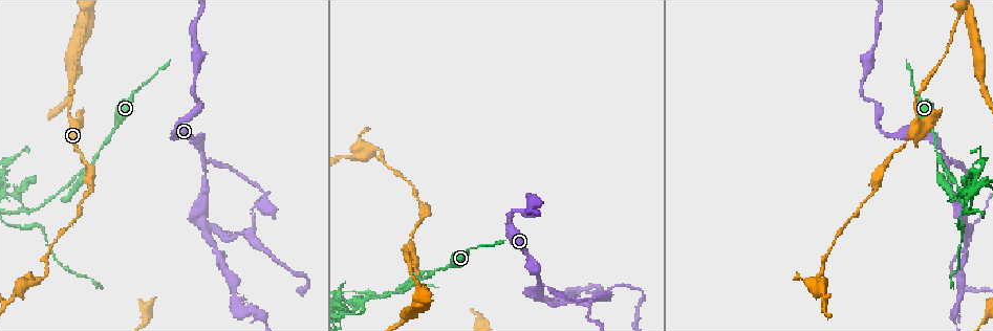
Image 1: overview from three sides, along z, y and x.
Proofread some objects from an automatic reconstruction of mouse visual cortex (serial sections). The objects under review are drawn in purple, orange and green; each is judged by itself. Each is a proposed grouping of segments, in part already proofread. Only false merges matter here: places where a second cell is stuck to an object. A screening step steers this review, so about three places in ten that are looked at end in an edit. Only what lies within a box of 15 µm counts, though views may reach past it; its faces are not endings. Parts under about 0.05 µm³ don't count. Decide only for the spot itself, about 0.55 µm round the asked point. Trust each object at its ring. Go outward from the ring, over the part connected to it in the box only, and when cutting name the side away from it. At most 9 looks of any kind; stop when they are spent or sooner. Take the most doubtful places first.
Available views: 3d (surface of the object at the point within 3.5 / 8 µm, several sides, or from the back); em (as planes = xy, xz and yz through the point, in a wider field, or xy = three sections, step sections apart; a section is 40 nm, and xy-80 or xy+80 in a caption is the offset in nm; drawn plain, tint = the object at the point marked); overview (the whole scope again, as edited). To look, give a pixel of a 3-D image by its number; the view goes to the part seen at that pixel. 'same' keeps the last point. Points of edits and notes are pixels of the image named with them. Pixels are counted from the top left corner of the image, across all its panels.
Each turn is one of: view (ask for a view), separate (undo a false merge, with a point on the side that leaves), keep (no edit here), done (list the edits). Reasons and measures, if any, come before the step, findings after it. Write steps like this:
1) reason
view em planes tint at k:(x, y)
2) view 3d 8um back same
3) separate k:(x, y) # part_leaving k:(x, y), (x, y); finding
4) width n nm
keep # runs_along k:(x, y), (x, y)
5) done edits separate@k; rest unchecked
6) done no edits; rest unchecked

thin arm on a thick one
view 3d 3.5um at 1:(8, 303)

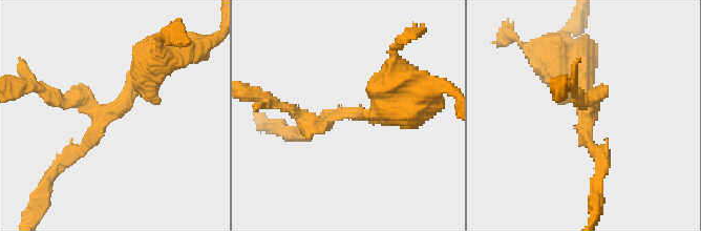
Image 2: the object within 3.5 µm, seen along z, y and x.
view em planes tint at 2:(112, 114)

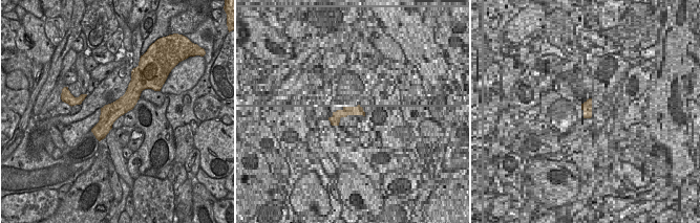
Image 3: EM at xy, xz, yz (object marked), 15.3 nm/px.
width 280 nm
keep # runs_along 2:(387, 98), (375, 117), (342, 113), (307, 138); one cell here

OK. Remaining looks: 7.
a narrow waist
view 3d 3.5um back at 1:(946, 164)

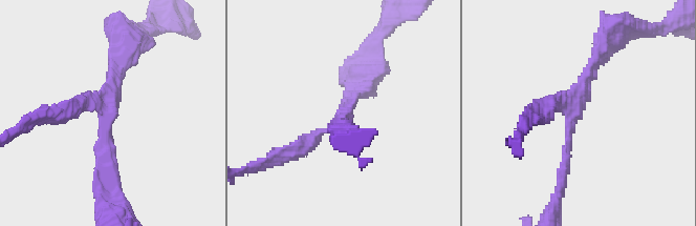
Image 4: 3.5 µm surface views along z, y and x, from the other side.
shape alone is not enough
view em xy step 2 tint at 4:(343, 117)

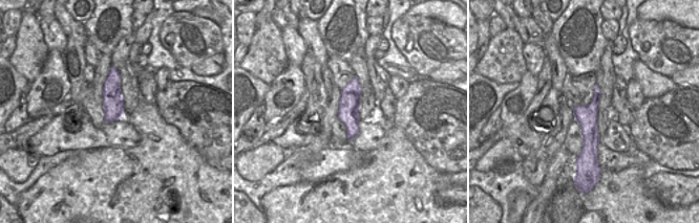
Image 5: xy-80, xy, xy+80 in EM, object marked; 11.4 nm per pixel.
width 240 nm
keep # runs_along 5:(596, 89), (590, 151), (583, 158); all the same cell

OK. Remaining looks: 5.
calibre changes
view 3d 8um at 1:(561, 303)

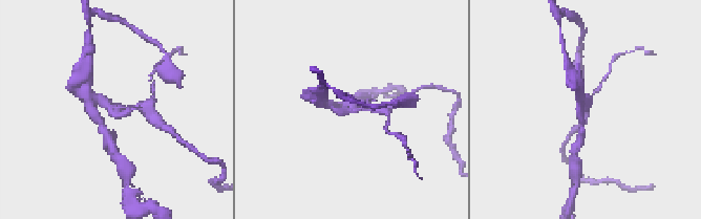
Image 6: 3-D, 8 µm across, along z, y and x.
now the EM
view em xy step 3 tint at 6:(589, 106)

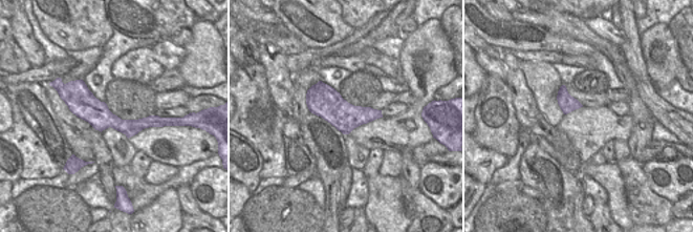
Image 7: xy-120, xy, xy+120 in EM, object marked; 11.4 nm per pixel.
separate 6:(101, 122) # part_leaving 6:(88, 100), (108, 138); a second cell is stuck on

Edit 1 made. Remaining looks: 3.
branch point
view 3d 3.5um at 1:(942, 162)

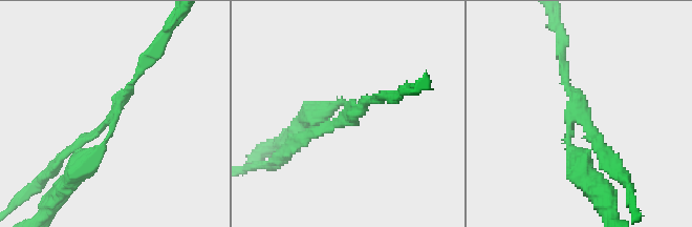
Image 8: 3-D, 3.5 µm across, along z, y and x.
arms 3; arm_widths 150, 150, 200 nm
view em xy step 5 tint at 8:(345, 114)

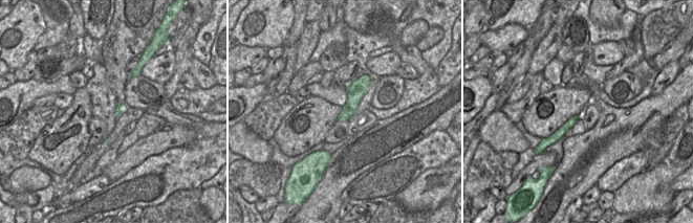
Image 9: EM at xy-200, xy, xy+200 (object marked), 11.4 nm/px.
separate 8:(613, 164) # border 9:(354, 80), (366, 91); a second cell is stuck on

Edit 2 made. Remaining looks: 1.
done edits separate@6, separate@8; rest unchecked

